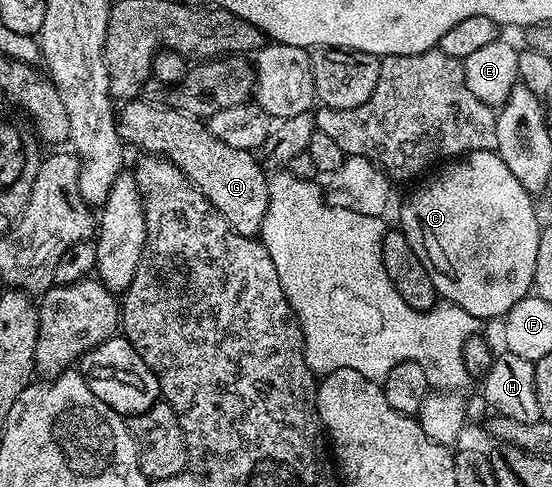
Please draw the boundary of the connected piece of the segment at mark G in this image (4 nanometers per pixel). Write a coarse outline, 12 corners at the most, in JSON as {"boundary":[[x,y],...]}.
{"boundary":[[129,100],[117,131],[260,235],[269,178],[200,117]]}

